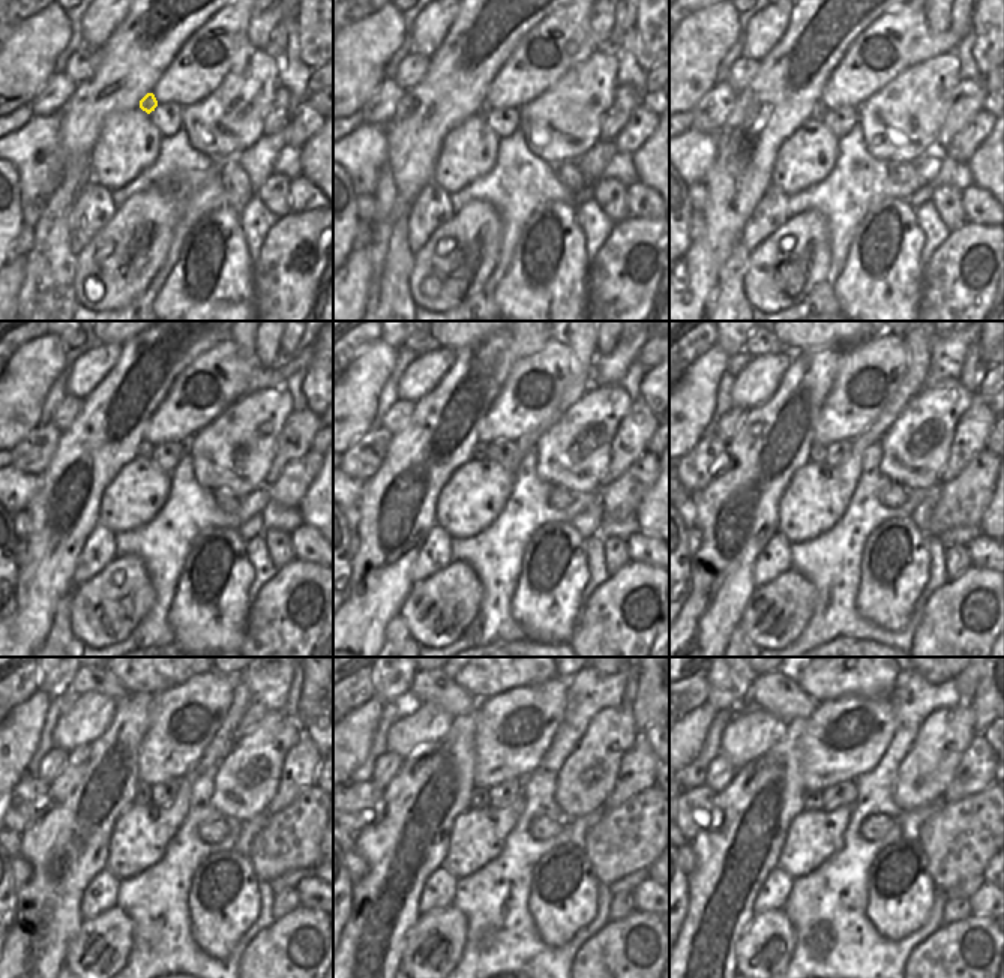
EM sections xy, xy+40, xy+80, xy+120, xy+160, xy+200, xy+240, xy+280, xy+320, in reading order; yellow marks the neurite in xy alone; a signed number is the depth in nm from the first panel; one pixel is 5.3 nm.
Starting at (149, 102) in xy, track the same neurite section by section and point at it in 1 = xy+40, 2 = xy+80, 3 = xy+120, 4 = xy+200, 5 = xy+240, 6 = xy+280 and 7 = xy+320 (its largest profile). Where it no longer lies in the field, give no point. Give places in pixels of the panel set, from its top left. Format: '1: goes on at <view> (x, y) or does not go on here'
1: goes on at xy+40 (485, 108)
2: goes on at xy+80 (818, 113)
3: goes on at xy+120 (146, 449)
4: goes on at xy+200 (818, 452)
5: goes on at xy+240 (143, 795)
6: goes on at xy+280 (479, 795)
7: goes on at xy+320 (811, 800)

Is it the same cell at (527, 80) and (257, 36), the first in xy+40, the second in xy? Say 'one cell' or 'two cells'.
two cells

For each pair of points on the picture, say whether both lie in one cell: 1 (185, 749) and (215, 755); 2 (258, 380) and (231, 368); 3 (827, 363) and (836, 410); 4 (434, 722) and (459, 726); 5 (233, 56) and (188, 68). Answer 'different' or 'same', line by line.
1: different
2: same
3: different
4: different
5: same

